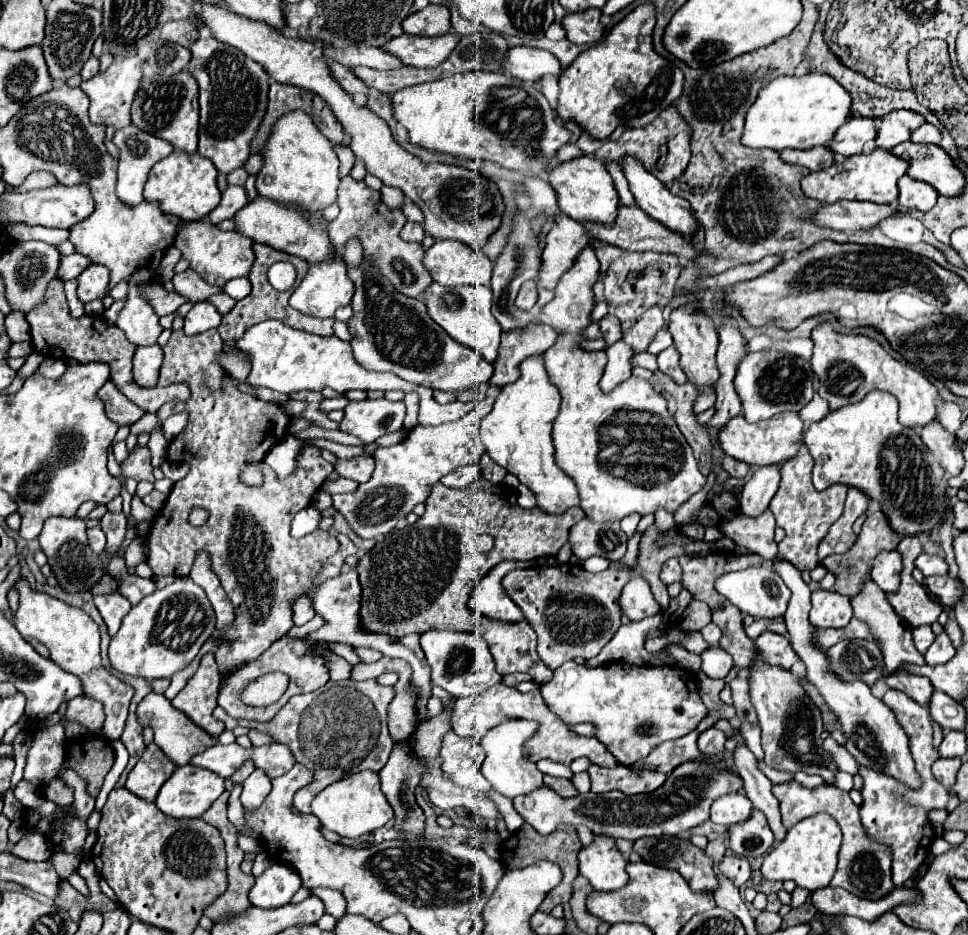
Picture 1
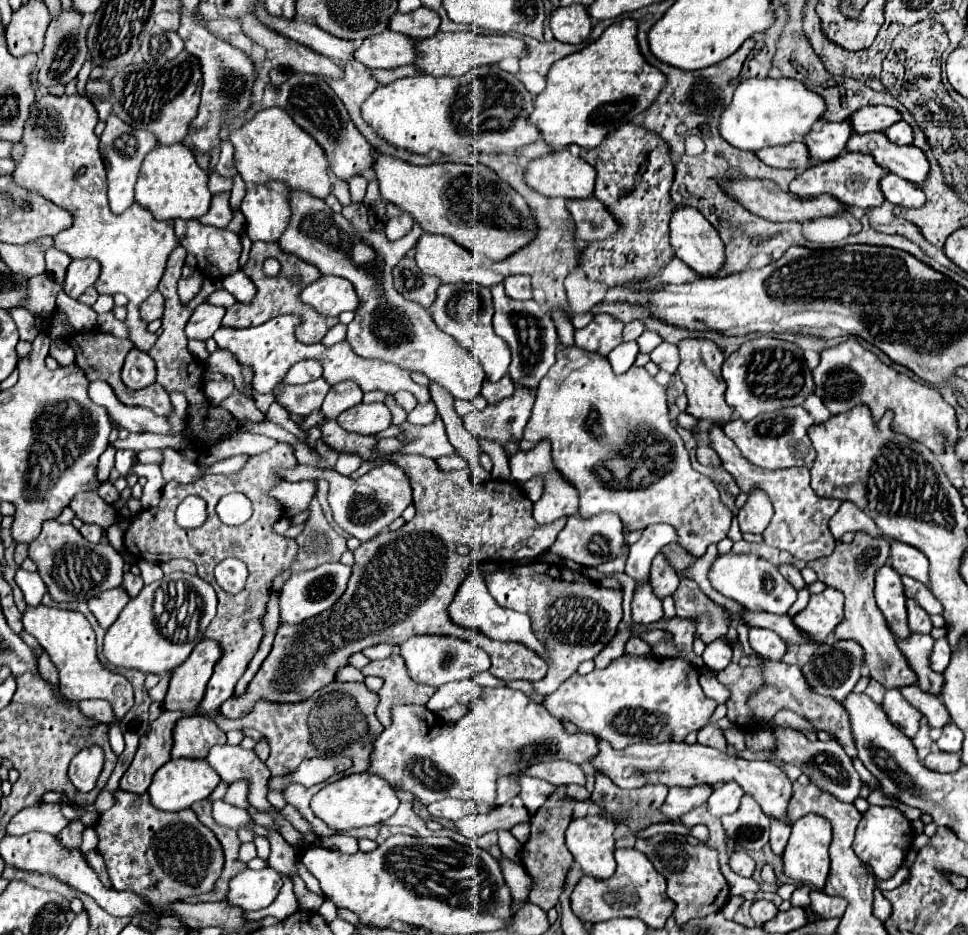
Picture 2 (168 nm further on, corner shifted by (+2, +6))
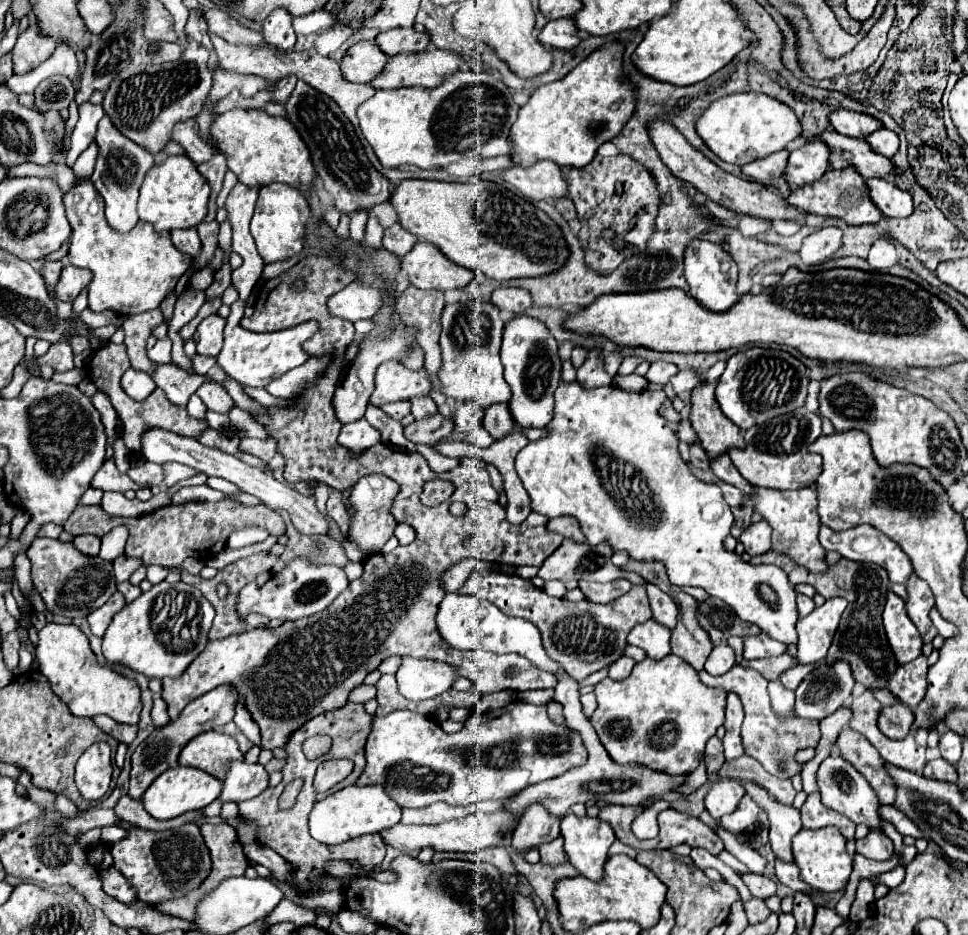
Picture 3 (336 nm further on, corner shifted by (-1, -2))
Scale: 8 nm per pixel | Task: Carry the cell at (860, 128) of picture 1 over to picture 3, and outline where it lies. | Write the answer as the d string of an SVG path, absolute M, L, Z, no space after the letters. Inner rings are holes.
M809 139L801 149L789 153L785 181L801 187L803 183L817 181L829 169L829 147L819 139Z

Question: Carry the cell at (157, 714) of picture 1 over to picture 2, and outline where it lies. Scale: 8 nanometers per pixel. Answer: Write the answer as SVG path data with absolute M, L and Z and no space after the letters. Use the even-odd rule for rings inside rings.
M182 717L172 729L172 759L204 759L216 743L226 743L226 733L210 717Z

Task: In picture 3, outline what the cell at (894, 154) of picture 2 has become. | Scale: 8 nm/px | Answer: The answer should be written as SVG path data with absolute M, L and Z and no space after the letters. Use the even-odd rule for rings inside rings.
M825 129L817 135L819 141L829 145L831 169L845 169L853 165L861 177L881 177L887 181L895 179L895 167L891 161L879 153L873 153L863 139L853 139L847 135L839 135L833 129Z

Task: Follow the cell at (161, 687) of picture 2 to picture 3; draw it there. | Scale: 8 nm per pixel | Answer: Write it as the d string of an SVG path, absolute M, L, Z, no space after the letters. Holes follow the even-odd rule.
M161 697L155 699L155 703L153 703L153 711L151 711L151 717L153 717L155 727L163 727L163 725L167 725L167 723L171 721L169 715L167 715L167 705L165 705L165 701L163 701Z

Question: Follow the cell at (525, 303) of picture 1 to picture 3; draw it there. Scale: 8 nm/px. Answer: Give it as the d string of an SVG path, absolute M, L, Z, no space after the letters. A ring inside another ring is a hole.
M499 287L491 293L491 303L499 309L505 309L513 315L523 313L527 307L531 307L531 295L525 289L515 287Z

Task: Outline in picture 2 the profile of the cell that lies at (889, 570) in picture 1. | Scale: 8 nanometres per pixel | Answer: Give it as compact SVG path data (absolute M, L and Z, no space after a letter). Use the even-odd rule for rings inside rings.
M888 563L878 569L876 573L876 603L880 611L884 613L888 627L898 637L908 637L908 625L906 625L906 595L900 573L892 569Z

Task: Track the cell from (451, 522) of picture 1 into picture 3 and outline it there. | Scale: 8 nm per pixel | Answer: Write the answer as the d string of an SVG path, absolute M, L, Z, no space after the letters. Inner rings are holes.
M381 443L377 449L369 449L363 455L365 475L383 473L399 483L391 515L397 521L415 527L415 541L407 547L397 547L389 555L377 553L367 557L361 579L351 581L327 609L311 617L285 621L275 629L259 627L219 641L209 641L183 675L163 679L163 699L173 721L193 699L219 685L231 685L237 689L239 699L243 699L251 719L259 725L263 749L283 749L287 737L291 737L295 729L315 715L343 707L351 689L361 685L383 659L393 655L433 659L453 665L453 669L461 677L471 679L473 687L481 693L505 689L553 689L557 685L559 679L555 673L531 665L525 657L453 649L439 637L435 625L437 605L445 597L445 591L439 587L439 577L445 569L463 557L477 557L515 567L539 567L563 541L561 535L547 529L549 517L533 511L527 521L511 525L505 519L505 509L499 503L491 503L499 499L499 493L491 487L485 469L470 472L459 465L453 471L435 473L429 469L421 453L393 451ZM429 479L453 481L457 489L445 503L425 507L419 501L419 493L421 485ZM467 537L471 539L465 541Z

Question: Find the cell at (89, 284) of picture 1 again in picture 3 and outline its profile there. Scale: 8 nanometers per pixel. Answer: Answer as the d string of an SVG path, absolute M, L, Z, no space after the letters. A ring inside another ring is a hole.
M73 265L63 267L63 273L59 277L59 283L55 285L55 297L59 301L73 301L81 289L85 289L91 281L91 273L87 269L79 269Z

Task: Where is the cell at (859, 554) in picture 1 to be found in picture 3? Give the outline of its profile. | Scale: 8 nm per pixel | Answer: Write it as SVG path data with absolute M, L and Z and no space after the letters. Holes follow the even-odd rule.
M767 551L765 555L751 557L749 563L751 565L763 565L763 563L779 565L781 569L785 569L791 585L809 583L825 599L831 599L831 597L847 599L849 605L841 617L839 629L833 637L833 645L825 661L847 661L851 665L851 671L857 683L865 685L867 689L885 689L889 677L897 669L897 661L895 661L895 655L891 653L891 647L885 637L883 621L881 621L881 613L883 613L885 597L887 597L887 585L889 585L889 577L887 577L887 571L883 571L883 567L875 563L857 563L857 561L839 559L825 573L811 573L809 569L803 569L801 565L787 559L779 551Z

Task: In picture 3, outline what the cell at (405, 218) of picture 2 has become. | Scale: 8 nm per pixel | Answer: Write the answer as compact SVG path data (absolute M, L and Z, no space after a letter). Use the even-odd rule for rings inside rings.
M399 223L385 229L385 237L383 237L383 247L397 255L397 257L403 257L405 253L409 253L413 249L413 245L417 243L417 237L413 233L409 233L407 229L403 229Z

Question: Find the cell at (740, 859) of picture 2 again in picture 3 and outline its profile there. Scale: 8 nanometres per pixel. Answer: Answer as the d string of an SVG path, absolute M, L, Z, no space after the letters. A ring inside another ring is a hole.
M747 873L747 875L743 875L743 881L747 883L751 895L753 895L753 897L759 897L759 899L769 899L769 897L775 895L775 891L777 891L777 885L775 885L771 879L763 877L763 875Z

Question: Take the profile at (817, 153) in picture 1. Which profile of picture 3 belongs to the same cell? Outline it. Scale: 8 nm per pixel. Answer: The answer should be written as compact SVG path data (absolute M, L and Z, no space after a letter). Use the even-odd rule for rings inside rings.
M783 149L779 153L771 153L767 157L761 157L759 161L743 165L741 171L743 171L743 175L757 179L757 181L771 179L771 177L779 179L779 177L783 177L783 171L787 167L787 157L789 157L789 153Z

